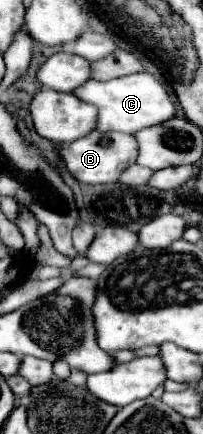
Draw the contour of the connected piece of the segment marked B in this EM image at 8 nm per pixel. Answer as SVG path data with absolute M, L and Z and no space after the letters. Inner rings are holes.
M91 131L89 135L63 145L63 149L59 151L61 159L65 161L65 167L69 169L69 173L79 181L79 183L89 183L89 185L97 185L97 183L115 183L119 173L123 169L127 169L129 165L135 163L137 157L137 141L133 139L133 135L127 133L101 133L101 131Z

